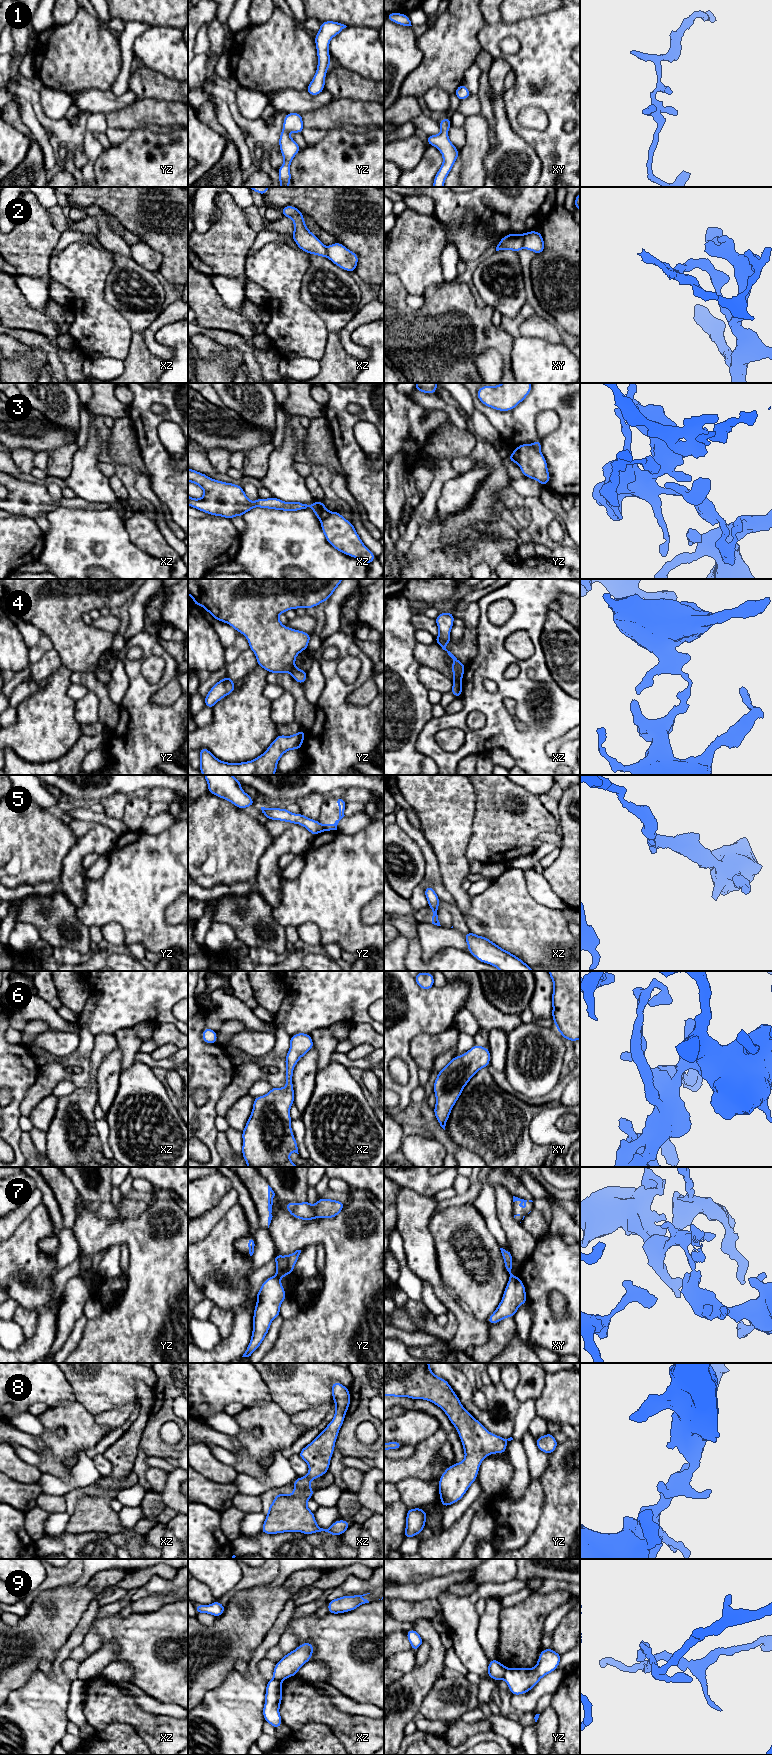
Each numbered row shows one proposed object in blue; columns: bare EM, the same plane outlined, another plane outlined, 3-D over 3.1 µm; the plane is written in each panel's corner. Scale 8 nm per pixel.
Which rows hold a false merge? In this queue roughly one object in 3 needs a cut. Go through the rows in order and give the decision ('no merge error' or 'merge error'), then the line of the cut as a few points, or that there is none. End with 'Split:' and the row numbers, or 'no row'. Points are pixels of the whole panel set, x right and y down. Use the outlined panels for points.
1: no merge error; cut none
2: merge error; cut xy (522, 234), (523, 247)
3: merge error; cut yz (514, 450), (519, 464)
4: merge error; cut yz (294, 665), (288, 672)
5: merge error; cut yz (321, 825), (325, 829)
6: no merge error; cut none
7: merge error; cut yz (276, 1275), (279, 1278)
8: no merge error; cut none
9: merge error; cut yz (506, 1668), (502, 1678)
Split: 2, 3, 4, 5, 7, 9

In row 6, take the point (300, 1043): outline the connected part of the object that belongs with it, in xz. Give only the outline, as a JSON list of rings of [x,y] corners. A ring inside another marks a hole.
[[[297,1033],[290,1037],[290,1050],[286,1064],[286,1086],[273,1087],[266,1095],[254,1098],[252,1113],[242,1131],[242,1155],[247,1167],[299,1167],[289,1158],[291,1152],[298,1153],[297,1142],[291,1129],[290,1108],[294,1104],[292,1083],[293,1070],[297,1062],[314,1047],[310,1034]]]

